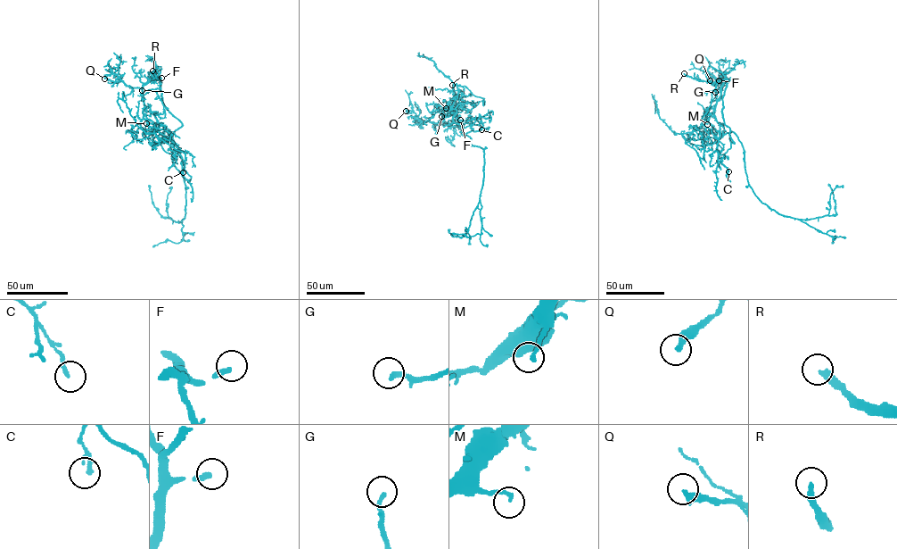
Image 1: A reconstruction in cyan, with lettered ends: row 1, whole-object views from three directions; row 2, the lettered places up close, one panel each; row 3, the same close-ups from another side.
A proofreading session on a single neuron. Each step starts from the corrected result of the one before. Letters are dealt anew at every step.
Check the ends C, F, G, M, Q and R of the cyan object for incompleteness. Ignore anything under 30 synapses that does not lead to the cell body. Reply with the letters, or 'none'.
F, G, R

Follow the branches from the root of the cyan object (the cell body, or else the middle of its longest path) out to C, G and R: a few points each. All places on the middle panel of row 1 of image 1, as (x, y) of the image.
C: (471, 140), (461, 130), (480, 119), (481, 129)
G: (471, 140), (462, 131), (463, 126), (453, 120), (460, 103), (454, 96), (443, 109), (442, 121), (441, 116)
R: (471, 140), (461, 130), (464, 135), (479, 131), (481, 126), (456, 126), (452, 85)

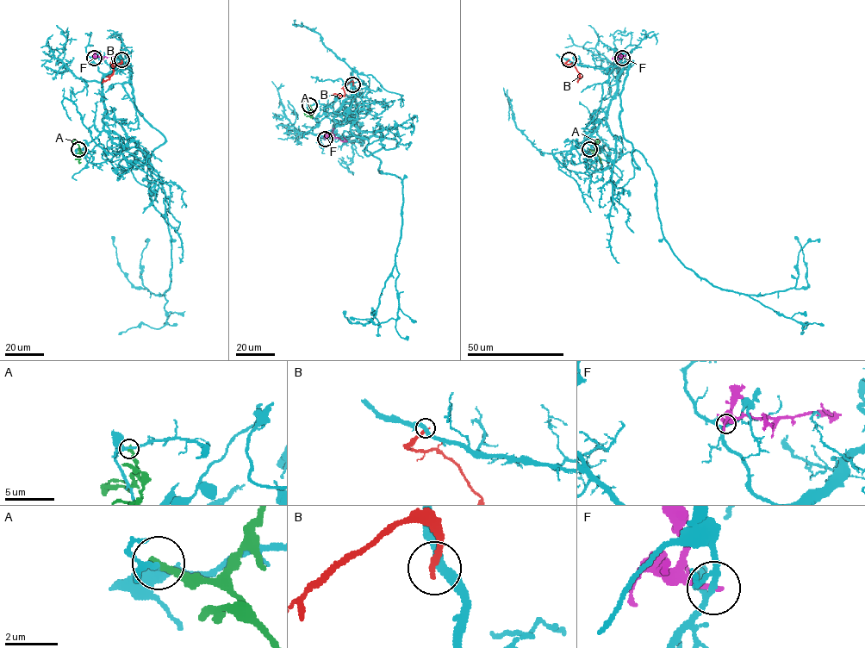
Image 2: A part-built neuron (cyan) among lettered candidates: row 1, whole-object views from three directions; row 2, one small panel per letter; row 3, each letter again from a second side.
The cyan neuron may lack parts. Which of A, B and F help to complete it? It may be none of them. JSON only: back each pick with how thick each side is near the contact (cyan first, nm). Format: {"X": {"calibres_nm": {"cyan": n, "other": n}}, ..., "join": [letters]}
{"join": []}

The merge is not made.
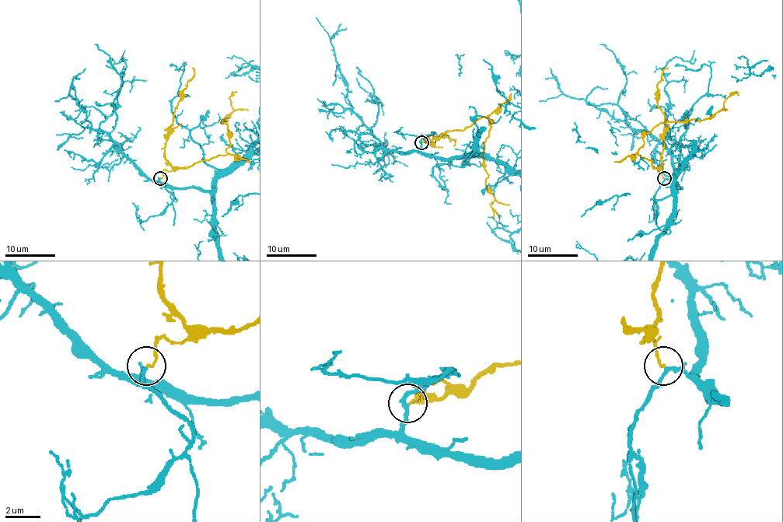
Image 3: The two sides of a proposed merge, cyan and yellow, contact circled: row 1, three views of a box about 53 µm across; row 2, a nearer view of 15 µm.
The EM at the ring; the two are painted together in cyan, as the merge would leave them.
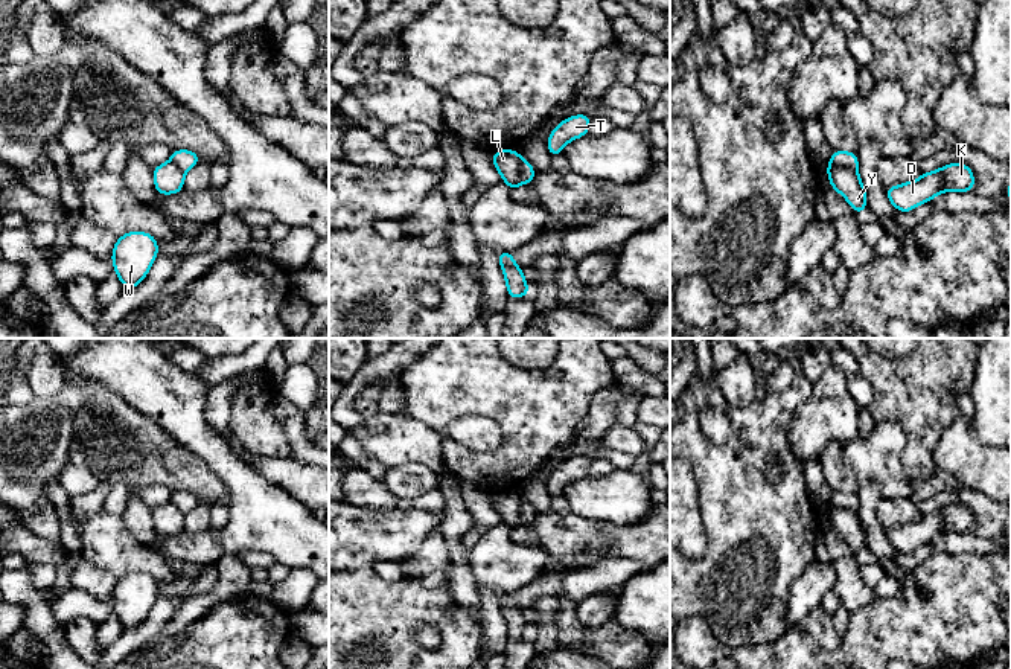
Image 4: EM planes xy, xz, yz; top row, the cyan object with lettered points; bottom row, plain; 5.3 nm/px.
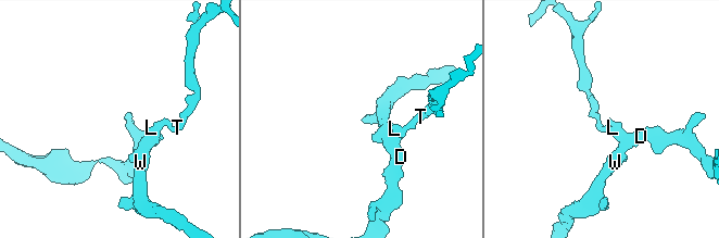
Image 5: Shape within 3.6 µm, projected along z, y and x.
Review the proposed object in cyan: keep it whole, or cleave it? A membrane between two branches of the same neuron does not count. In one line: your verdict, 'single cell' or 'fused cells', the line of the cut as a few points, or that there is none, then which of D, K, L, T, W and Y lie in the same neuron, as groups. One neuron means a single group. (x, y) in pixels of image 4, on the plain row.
fused cells; cut in yz along (830, 505), (839, 509), (856, 511); D K L W Y / T

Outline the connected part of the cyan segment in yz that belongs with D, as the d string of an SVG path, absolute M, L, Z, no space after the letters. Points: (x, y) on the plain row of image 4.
M955 503L923 517L914 523L906 523L885 530L891 546L901 555L914 552L926 543L932 543L938 535L956 532L973 533L974 515L962 503Z

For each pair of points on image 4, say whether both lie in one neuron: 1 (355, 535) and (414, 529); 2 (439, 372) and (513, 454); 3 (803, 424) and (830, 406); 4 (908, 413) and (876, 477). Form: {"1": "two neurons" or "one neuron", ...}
{"1": "one neuron", "2": "one neuron", "3": "one neuron", "4": "two neurons"}

